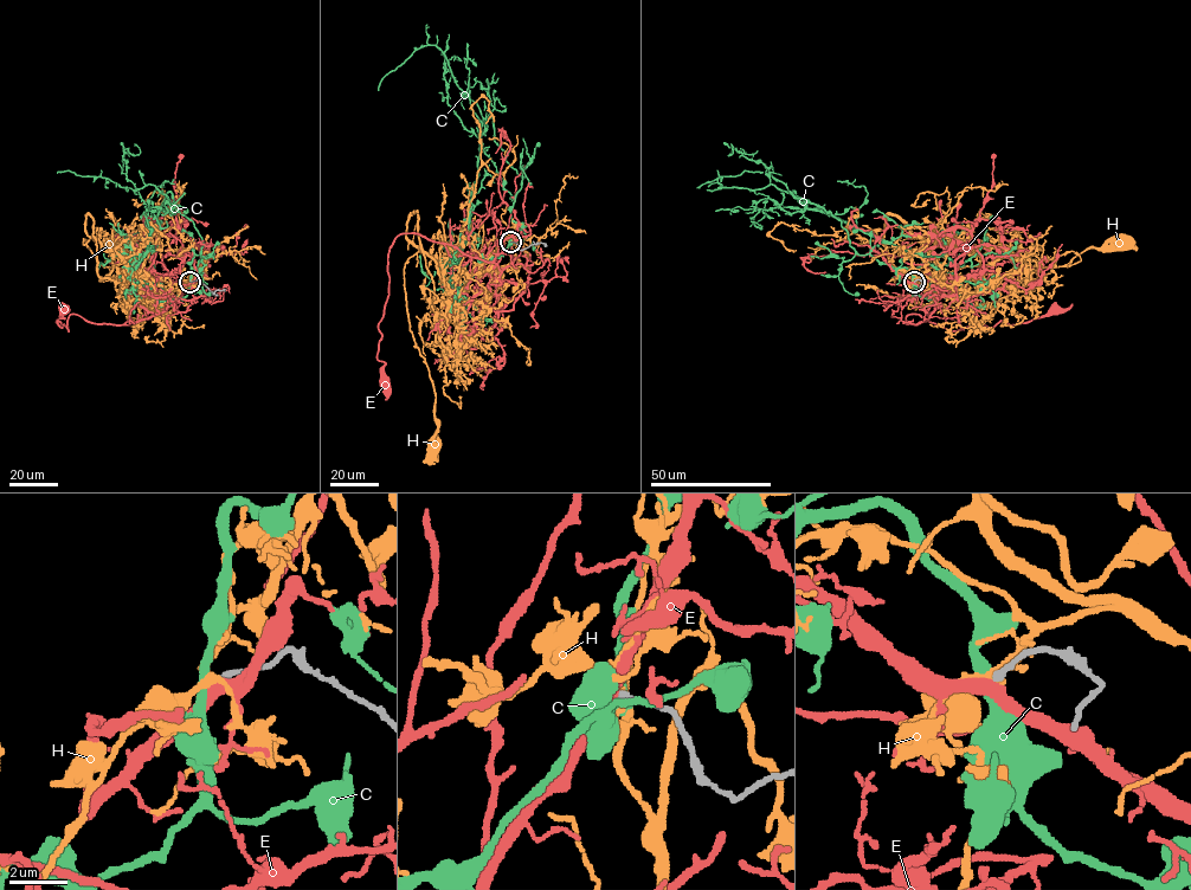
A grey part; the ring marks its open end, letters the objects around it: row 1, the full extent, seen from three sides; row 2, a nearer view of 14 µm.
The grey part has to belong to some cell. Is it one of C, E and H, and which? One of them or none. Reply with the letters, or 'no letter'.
no letter

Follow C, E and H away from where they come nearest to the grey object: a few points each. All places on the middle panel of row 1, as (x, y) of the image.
C: (512, 242), (523, 176), (494, 140), (490, 118), (469, 231), (450, 279), (476, 343)
E: (512, 242), (494, 269), (497, 277), (494, 263), (400, 234), (387, 256), (378, 324), (384, 382)
H: (512, 242), (515, 259), (481, 271), (463, 271), (422, 250), (405, 264), (410, 331), (435, 394), (435, 450)

